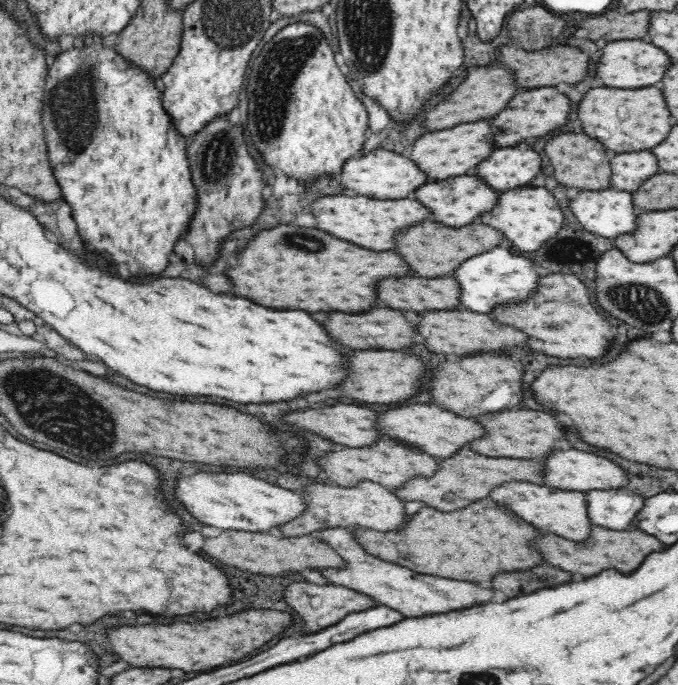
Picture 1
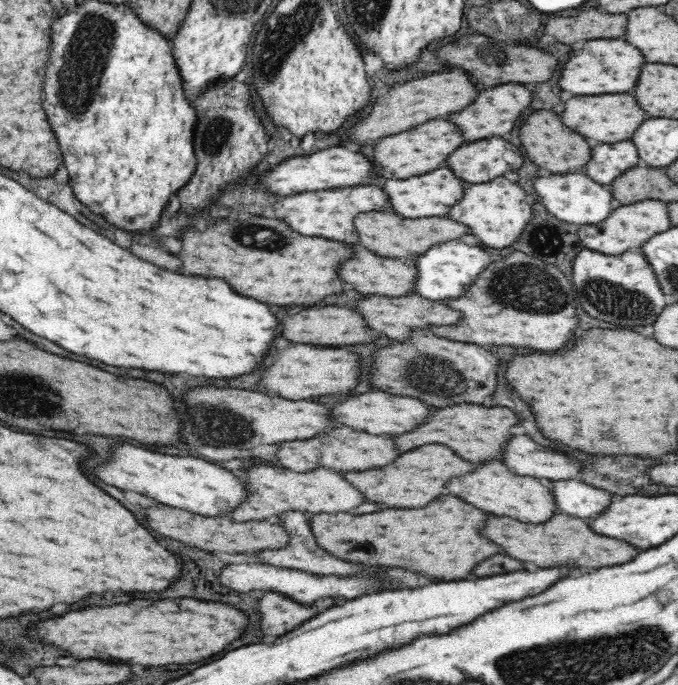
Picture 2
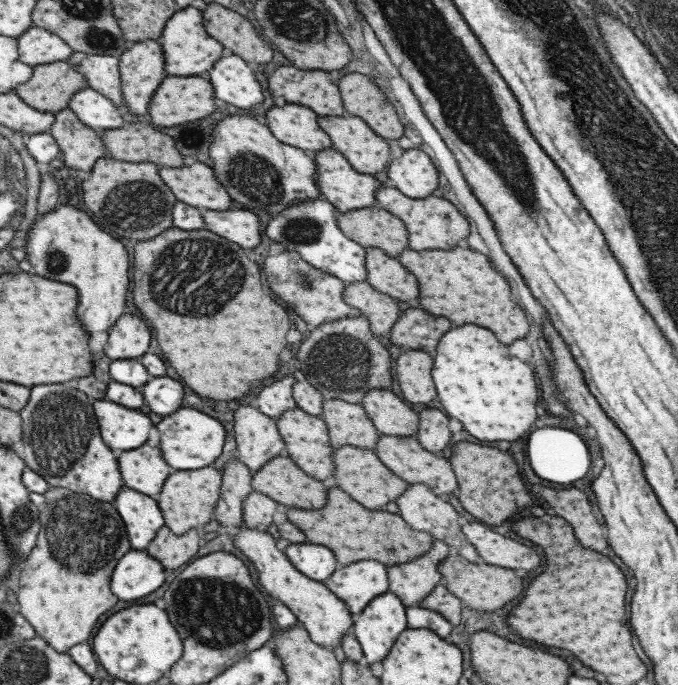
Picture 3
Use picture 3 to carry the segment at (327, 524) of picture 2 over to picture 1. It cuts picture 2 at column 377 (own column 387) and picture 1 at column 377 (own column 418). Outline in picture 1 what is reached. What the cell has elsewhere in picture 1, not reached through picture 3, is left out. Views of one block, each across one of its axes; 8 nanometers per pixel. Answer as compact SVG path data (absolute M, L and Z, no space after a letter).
M492 498L478 500L462 510L438 512L434 508L422 508L410 522L398 532L380 532L358 527L352 529L358 543L386 562L406 566L420 574L434 574L452 580L468 582L490 582L498 572L514 572L538 566L540 554L532 548L530 540L538 538L540 532L528 522L516 522L508 508L500 508Z

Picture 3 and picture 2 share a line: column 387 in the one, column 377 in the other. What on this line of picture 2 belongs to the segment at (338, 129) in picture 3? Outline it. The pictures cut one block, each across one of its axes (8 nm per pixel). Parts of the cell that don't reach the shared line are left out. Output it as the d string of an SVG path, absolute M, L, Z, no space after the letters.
M430 120L418 128L400 132L392 136L384 136L374 151L374 162L382 167L384 172L396 179L407 179L412 176L422 176L446 166L448 158L464 144L462 127L448 120Z

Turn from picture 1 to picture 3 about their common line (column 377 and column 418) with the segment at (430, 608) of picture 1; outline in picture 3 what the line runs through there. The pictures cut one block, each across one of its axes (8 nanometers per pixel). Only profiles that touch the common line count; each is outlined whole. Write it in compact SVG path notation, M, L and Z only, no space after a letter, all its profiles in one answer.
M433 540L424 555L407 564L387 568L388 592L399 597L404 607L417 605L435 585L441 583L438 564L451 553L449 546L440 540Z

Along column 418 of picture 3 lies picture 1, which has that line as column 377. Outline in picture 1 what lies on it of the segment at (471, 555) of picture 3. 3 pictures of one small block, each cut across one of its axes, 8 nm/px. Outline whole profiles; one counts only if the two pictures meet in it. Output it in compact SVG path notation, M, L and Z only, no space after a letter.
M362 481L355 487L341 487L338 484L313 484L305 493L308 508L292 522L285 524L279 534L284 537L299 537L316 534L327 528L354 529L364 527L380 532L390 532L406 522L404 502L394 496L392 489L387 489L378 483Z

